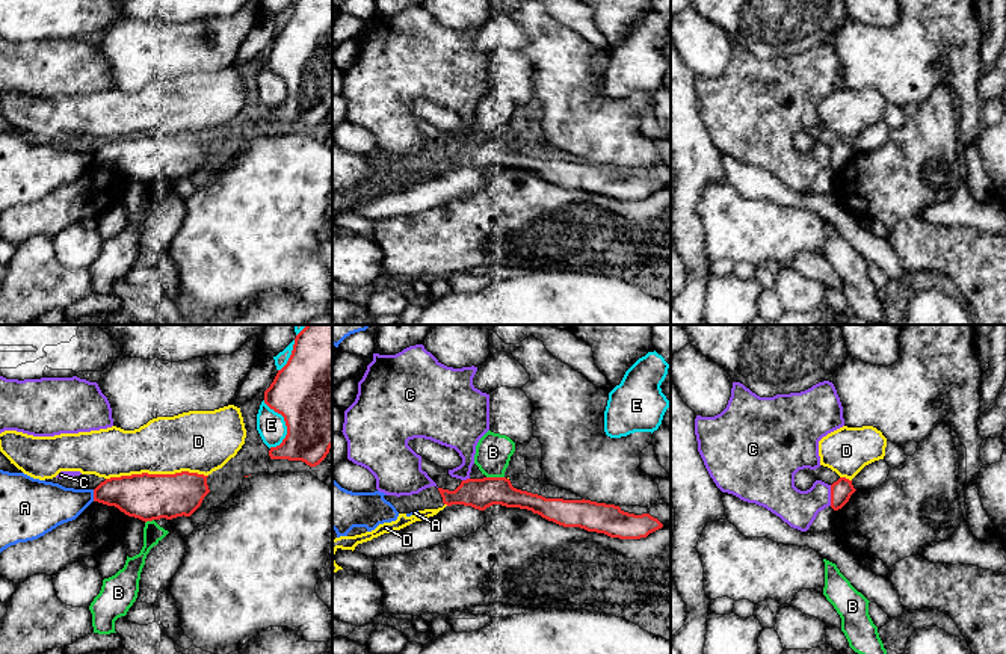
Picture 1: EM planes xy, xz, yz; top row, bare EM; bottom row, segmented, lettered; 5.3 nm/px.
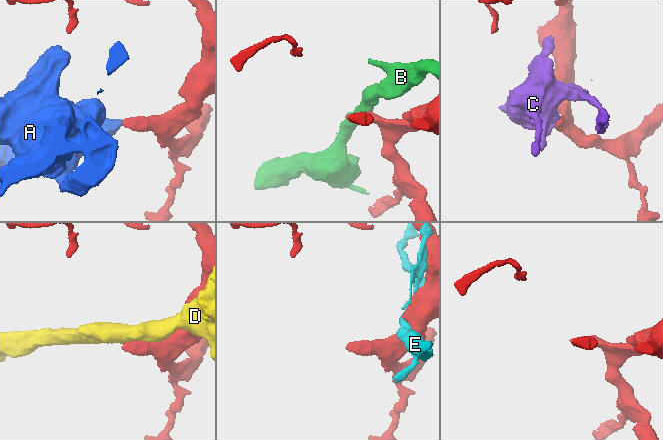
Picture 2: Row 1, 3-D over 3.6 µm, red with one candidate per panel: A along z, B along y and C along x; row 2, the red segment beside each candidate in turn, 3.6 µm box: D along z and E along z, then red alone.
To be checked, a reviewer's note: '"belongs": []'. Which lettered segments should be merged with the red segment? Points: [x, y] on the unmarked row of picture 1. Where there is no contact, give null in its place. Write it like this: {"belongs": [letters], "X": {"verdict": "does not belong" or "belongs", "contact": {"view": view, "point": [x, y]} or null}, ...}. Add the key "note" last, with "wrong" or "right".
{"belongs": [], "A": {"verdict": "does not belong", "contact": {"view": "xy", "point": [94, 157]}}, "B": {"verdict": "does not belong", "contact": {"view": "xz", "point": [496, 139]}}, "C": {"verdict": "does not belong", "contact": {"view": "yz", "point": [831, 157]}}, "D": {"verdict": "does not belong", "contact": {"view": "xy", "point": [156, 136]}}, "E": {"verdict": "does not belong", "contact": {"view": "xy", "point": [286, 85]}}, "note": "right"}

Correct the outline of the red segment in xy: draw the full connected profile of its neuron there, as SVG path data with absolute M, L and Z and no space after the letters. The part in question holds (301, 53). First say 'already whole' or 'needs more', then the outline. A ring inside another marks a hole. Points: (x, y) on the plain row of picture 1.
already whole; M295 0L287 26L278 32L273 44L264 53L264 65L284 79L287 97L276 109L270 109L270 121L302 122L319 127L332 109L332 0Z

